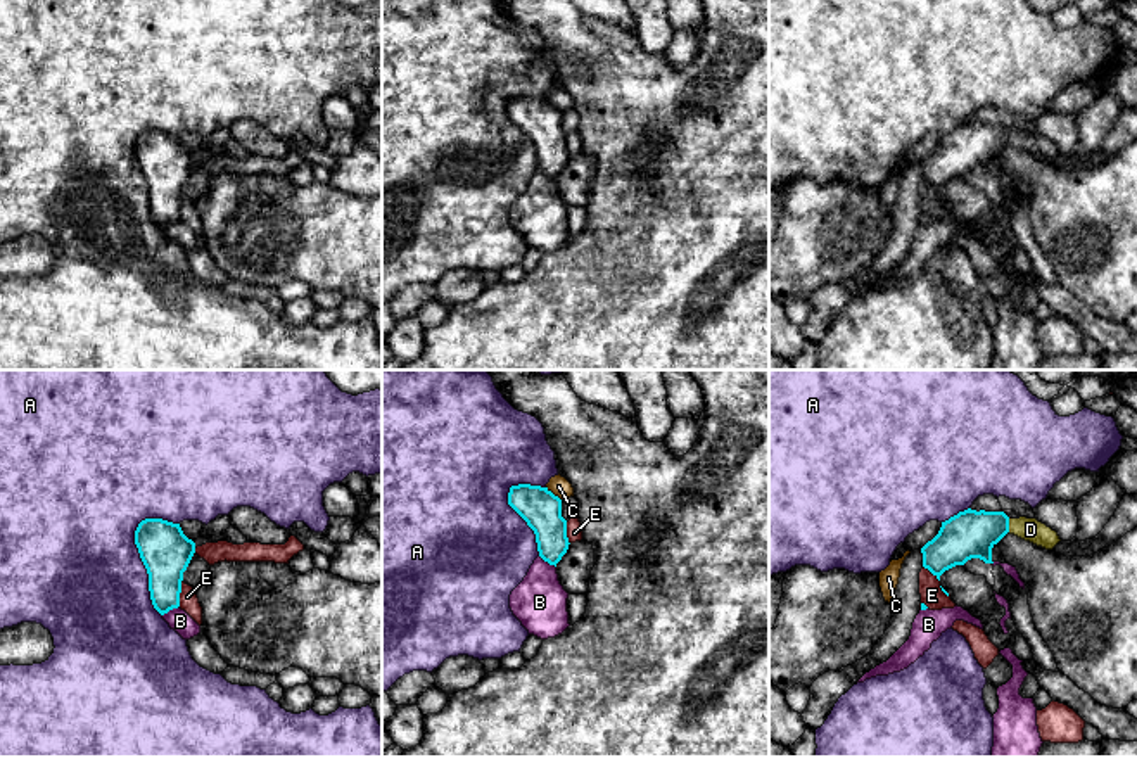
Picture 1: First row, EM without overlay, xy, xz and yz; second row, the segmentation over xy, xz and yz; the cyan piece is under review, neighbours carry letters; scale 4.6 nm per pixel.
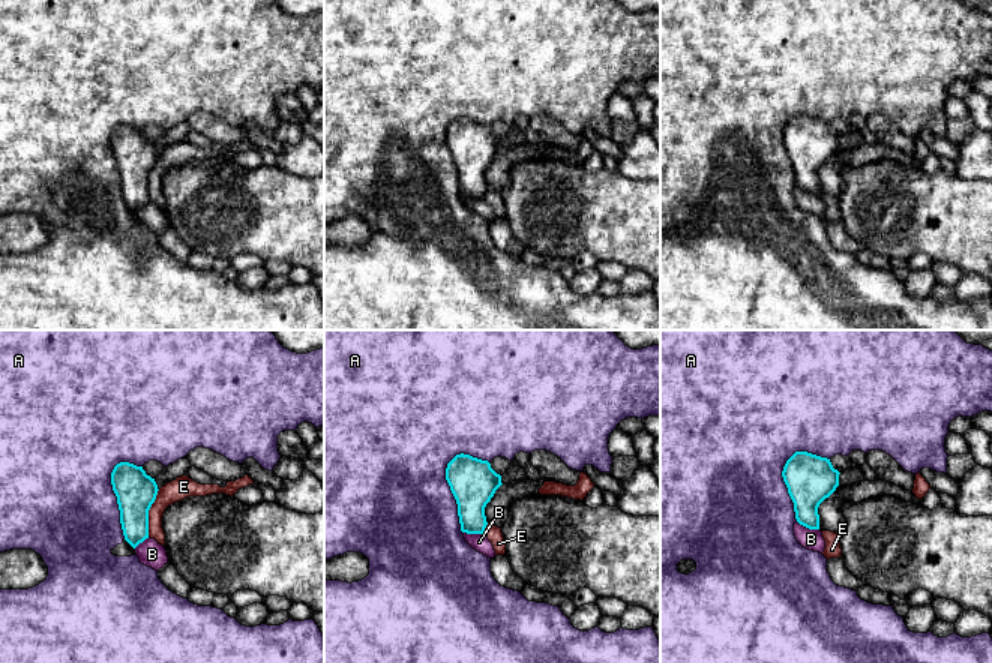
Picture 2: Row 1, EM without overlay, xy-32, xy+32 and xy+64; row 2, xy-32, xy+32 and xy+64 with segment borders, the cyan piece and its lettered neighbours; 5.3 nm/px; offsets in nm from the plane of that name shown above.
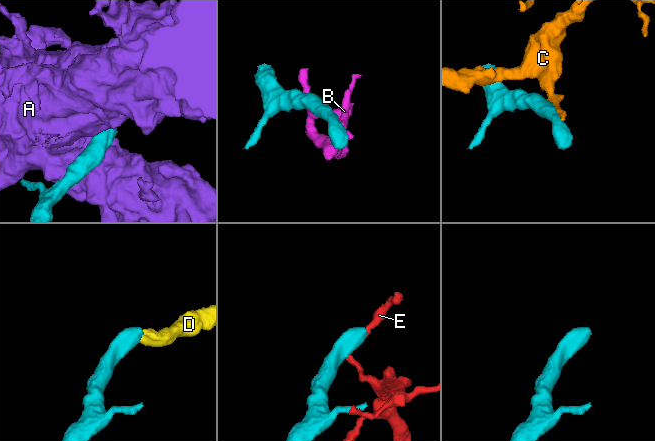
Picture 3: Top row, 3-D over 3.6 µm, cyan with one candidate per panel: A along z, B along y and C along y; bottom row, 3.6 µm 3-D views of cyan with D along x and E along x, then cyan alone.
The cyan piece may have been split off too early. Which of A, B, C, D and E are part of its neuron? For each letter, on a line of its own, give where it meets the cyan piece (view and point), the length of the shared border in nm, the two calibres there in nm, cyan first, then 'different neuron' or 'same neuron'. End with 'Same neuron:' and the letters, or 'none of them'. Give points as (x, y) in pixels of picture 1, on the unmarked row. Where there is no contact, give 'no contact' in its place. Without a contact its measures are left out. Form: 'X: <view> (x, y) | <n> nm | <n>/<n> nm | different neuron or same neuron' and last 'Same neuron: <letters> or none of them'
A: xy (146, 180) | 460 nm | 240/500 nm | different neuron
B: xy (170, 222) | 90 nm | 220/100 nm | different neuron
C: xz (552, 106) | 100 nm | 180/90 nm | different neuron
D: yz (1008, 139) | 60 nm | 220/110 nm | same neuron
E: xy (178, 206) | 130 nm | 240/90 nm | different neuron
Same neuron: D

